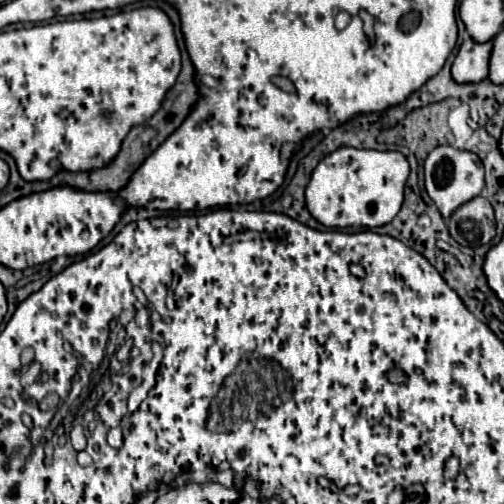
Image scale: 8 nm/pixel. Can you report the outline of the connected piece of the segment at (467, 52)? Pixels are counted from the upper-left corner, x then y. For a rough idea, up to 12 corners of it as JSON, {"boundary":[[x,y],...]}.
{"boundary":[[464,39],[452,63],[458,83],[488,77],[492,41]]}

